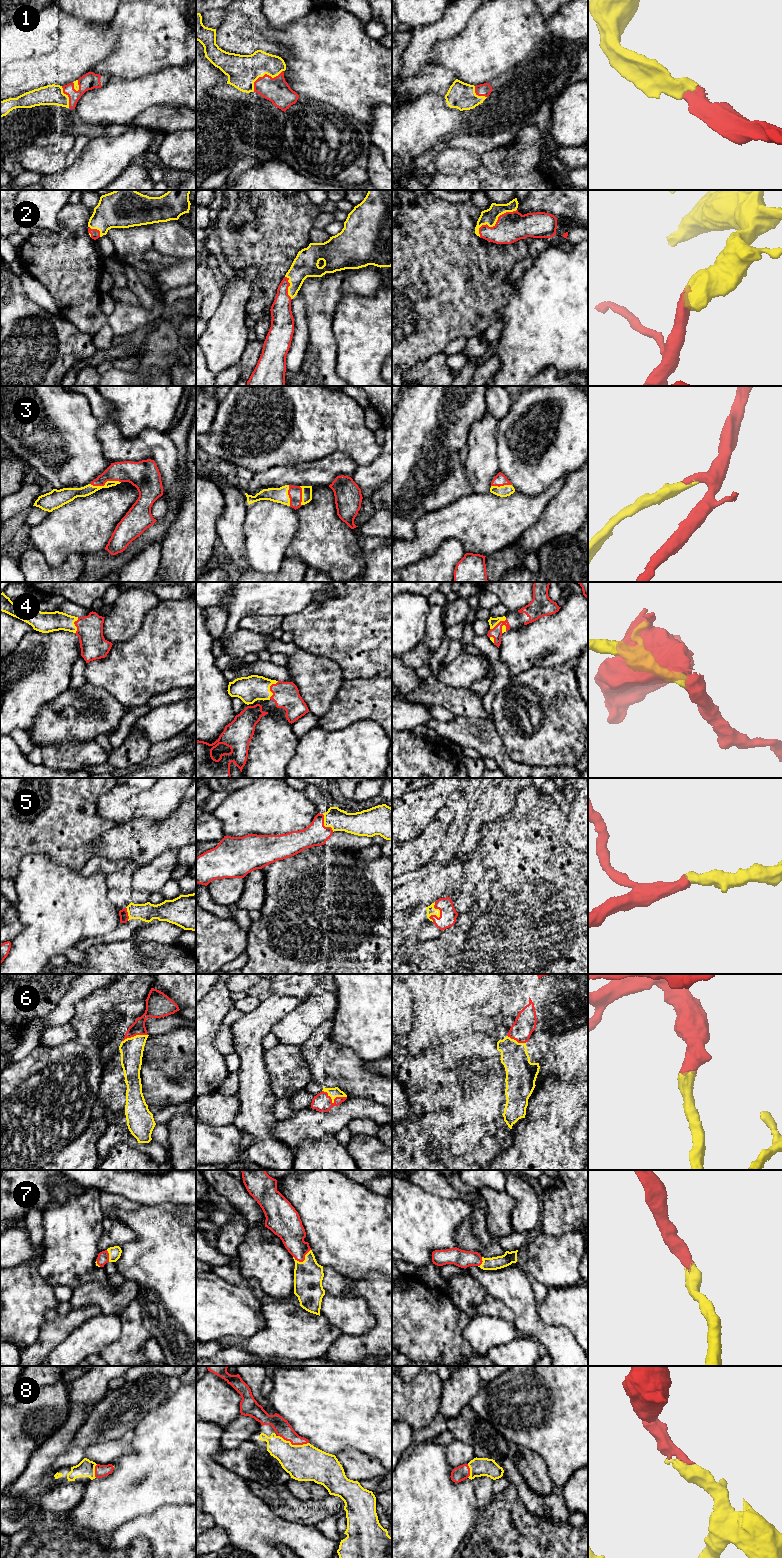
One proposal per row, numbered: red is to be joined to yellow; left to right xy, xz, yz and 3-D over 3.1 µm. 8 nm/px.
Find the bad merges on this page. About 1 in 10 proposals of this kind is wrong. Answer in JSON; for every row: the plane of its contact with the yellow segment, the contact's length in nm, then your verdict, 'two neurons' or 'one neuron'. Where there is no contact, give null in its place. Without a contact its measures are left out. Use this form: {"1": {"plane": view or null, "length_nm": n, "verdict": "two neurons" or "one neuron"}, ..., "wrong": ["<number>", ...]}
{"1": {"plane": "xz", "length_nm": 280, "verdict": "one neuron"}, "2": {"plane": "yz", "length_nm": 380, "verdict": "one neuron"}, "3": {"plane": "xy", "length_nm": 240, "verdict": "one neuron"}, "4": {"plane": "xz", "length_nm": 160, "verdict": "one neuron"}, "5": {"plane": "yz", "length_nm": 160, "verdict": "one neuron"}, "6": {"plane": "xz", "length_nm": 200, "verdict": "one neuron"}, "7": {"plane": "xz", "length_nm": 160, "verdict": "one neuron"}, "8": {"plane": "xz", "length_nm": 260, "verdict": "one neuron"}, "wrong": []}

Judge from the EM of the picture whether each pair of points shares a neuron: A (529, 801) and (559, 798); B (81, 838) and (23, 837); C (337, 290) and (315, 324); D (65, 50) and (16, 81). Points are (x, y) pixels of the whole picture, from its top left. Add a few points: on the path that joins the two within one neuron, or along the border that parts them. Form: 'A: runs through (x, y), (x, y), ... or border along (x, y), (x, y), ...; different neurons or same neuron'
A: border along (551, 797), (563, 809); different neurons
B: runs through (67, 837), (37, 837); same neuron
C: runs through (329, 298), (320, 307), (319, 316); same neuron
D: runs through (53, 52), (46, 57), (40, 57), (28, 69); same neuron

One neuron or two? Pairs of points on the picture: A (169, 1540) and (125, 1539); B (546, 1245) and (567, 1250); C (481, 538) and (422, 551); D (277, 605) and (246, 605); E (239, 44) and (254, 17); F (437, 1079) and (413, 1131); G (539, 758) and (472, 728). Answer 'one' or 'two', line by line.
A: one
B: one
C: one
D: one
E: one
F: one
G: two

